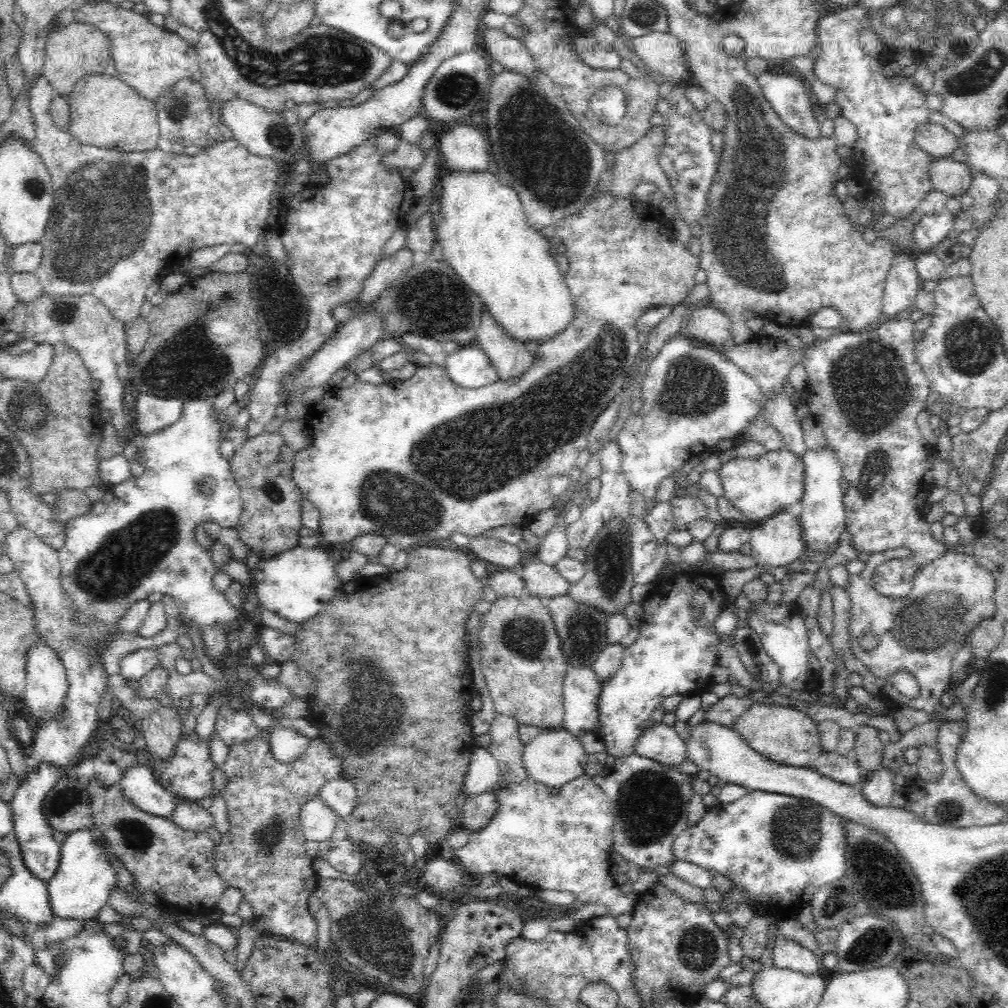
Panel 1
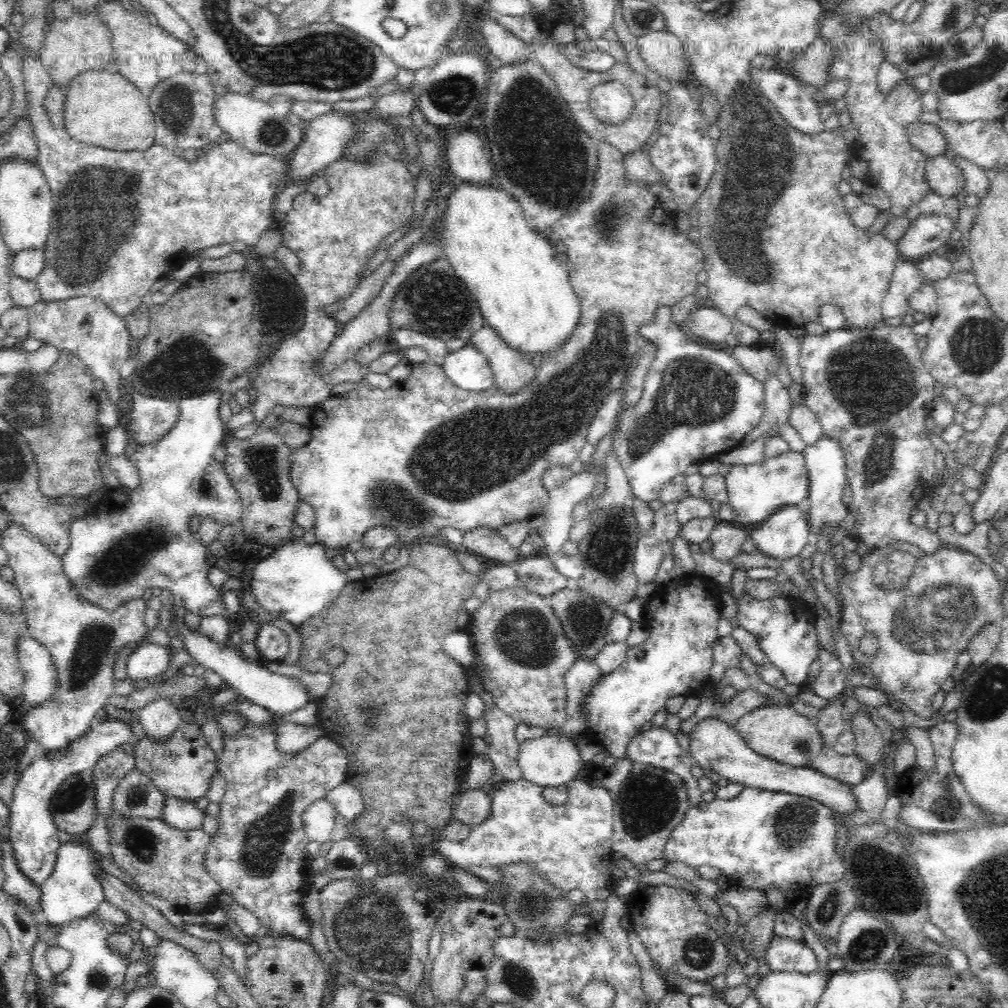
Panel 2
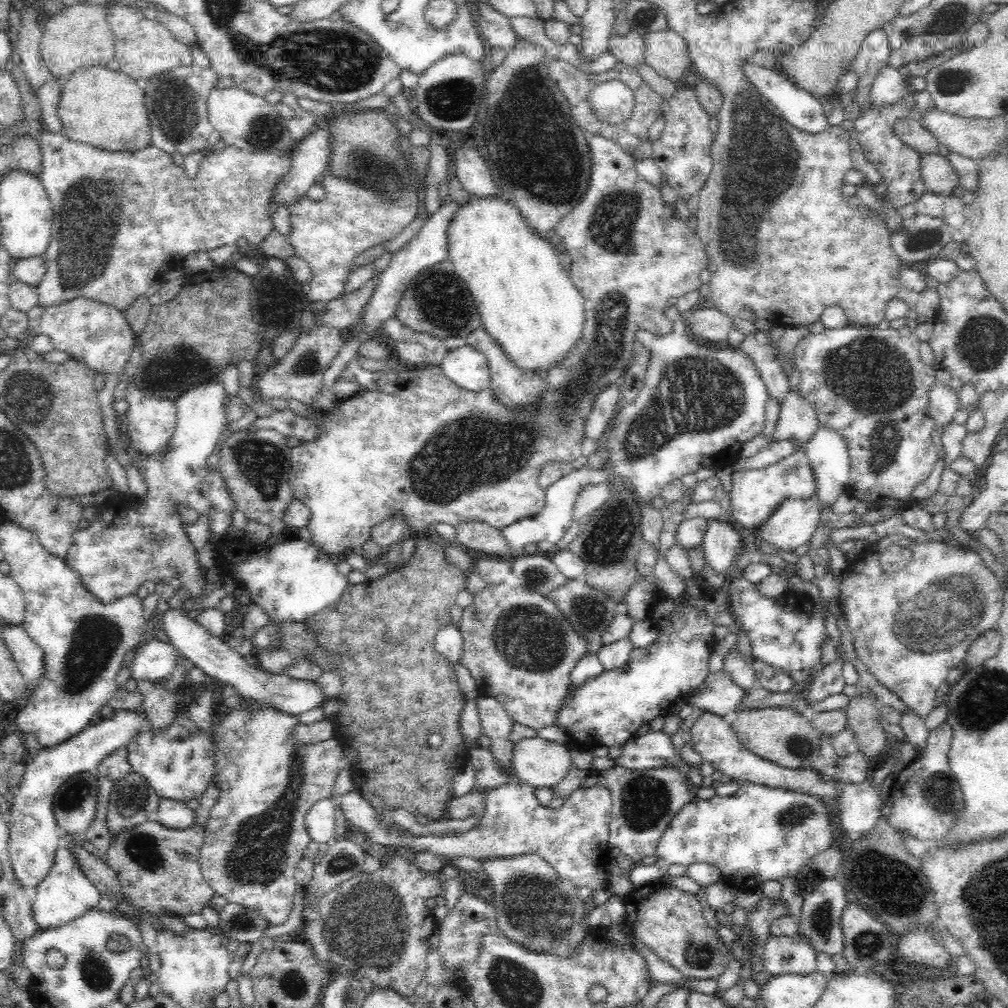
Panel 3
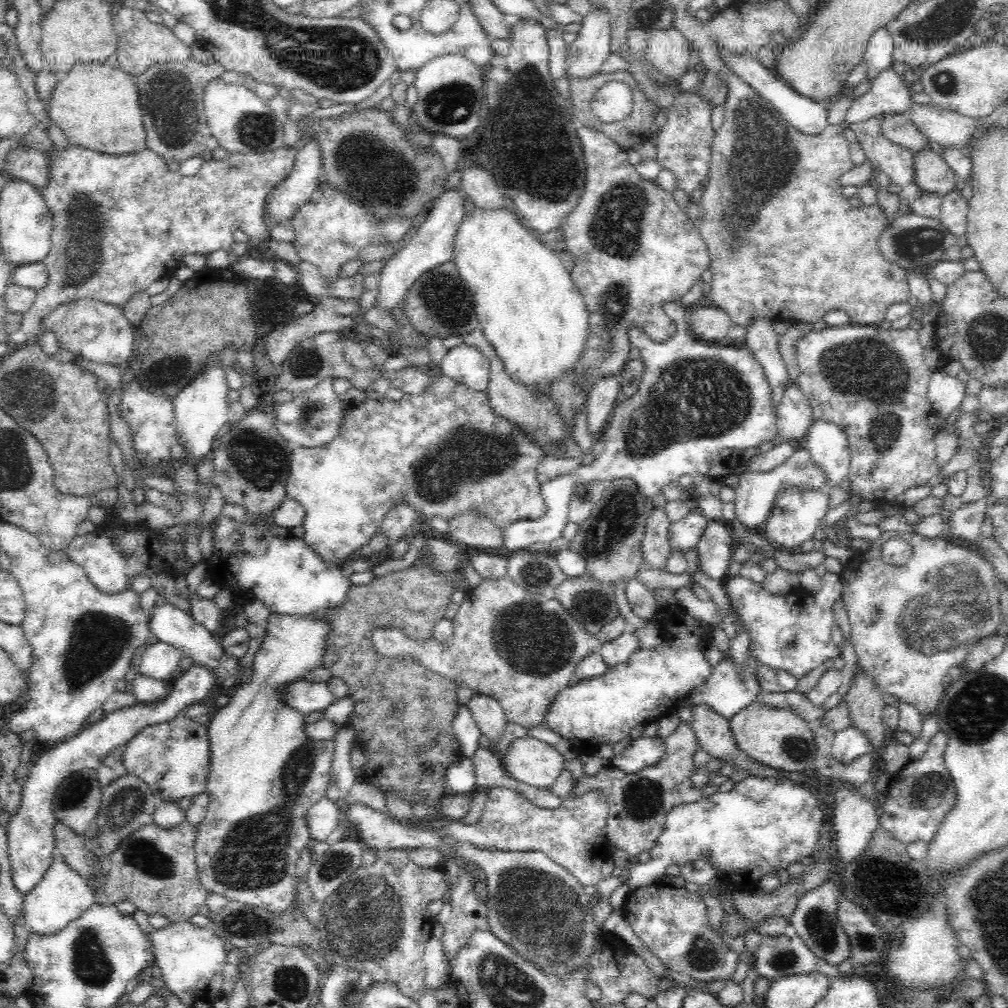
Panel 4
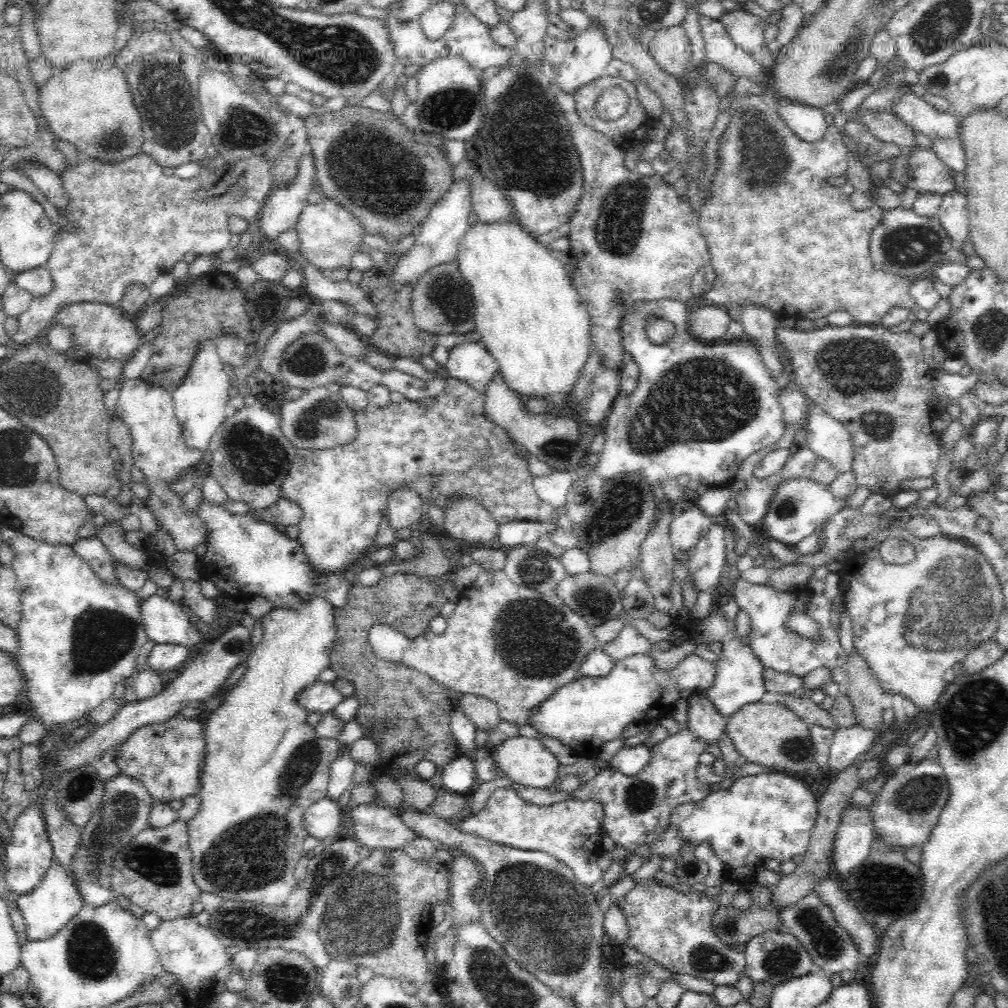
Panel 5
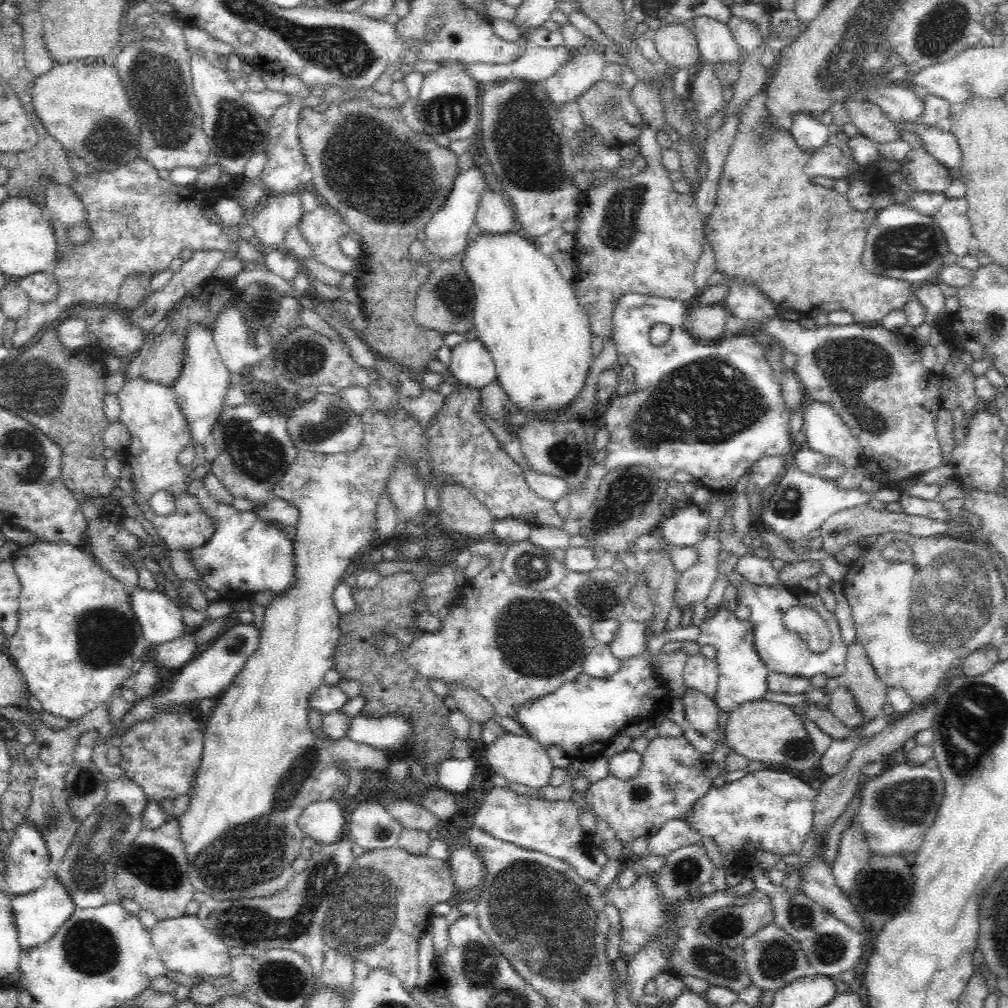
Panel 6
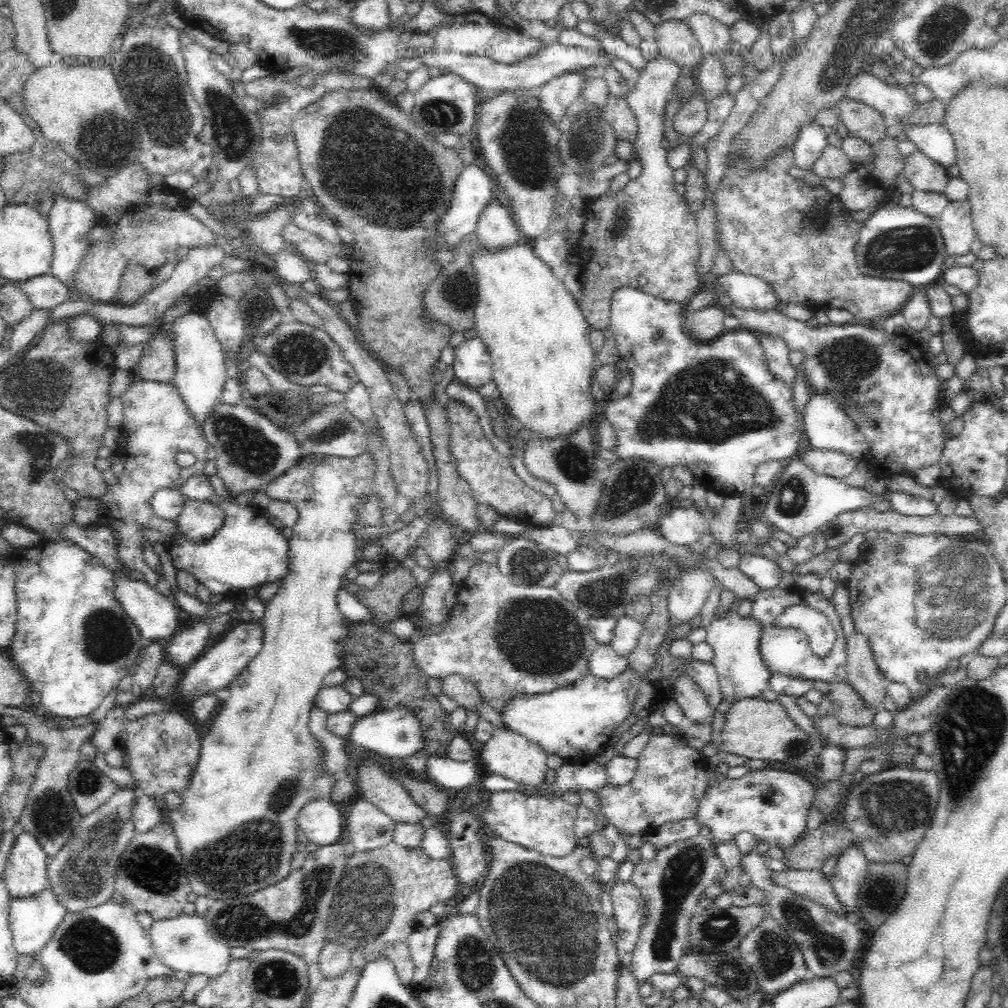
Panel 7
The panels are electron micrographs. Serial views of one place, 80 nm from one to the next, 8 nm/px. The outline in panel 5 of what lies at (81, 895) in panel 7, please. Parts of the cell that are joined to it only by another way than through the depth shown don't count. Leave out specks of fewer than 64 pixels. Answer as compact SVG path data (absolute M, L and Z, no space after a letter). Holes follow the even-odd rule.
M120 774L104 785L101 806L82 830L75 861L69 866L86 904L98 906L116 899L110 889L113 856L130 842L130 838L148 828L149 812L154 803L147 788L132 776Z

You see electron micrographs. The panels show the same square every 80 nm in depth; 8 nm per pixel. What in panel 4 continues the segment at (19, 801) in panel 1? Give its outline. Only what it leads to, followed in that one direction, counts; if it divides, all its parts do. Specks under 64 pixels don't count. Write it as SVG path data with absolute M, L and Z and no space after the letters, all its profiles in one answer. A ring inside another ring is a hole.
M194 665L182 674L182 678L173 682L173 689L164 700L154 704L138 703L106 714L103 720L89 724L68 742L58 743L54 748L45 750L34 758L22 784L20 806L5 826L12 879L22 894L29 893L42 881L53 862L57 822L53 813L53 798L59 784L72 773L96 769L104 757L114 752L115 748L125 748L144 728L168 722L182 714L190 705L208 698L208 692L212 690L216 679L208 668Z

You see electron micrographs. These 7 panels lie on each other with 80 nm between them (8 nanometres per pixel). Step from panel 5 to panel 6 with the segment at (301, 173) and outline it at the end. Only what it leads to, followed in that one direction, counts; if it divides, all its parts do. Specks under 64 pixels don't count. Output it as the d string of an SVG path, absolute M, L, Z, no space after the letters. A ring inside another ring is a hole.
M301 185L295 192L268 195L254 216L244 221L256 231L255 243L262 251L282 247L285 234L299 224L305 211L301 200L304 192Z

